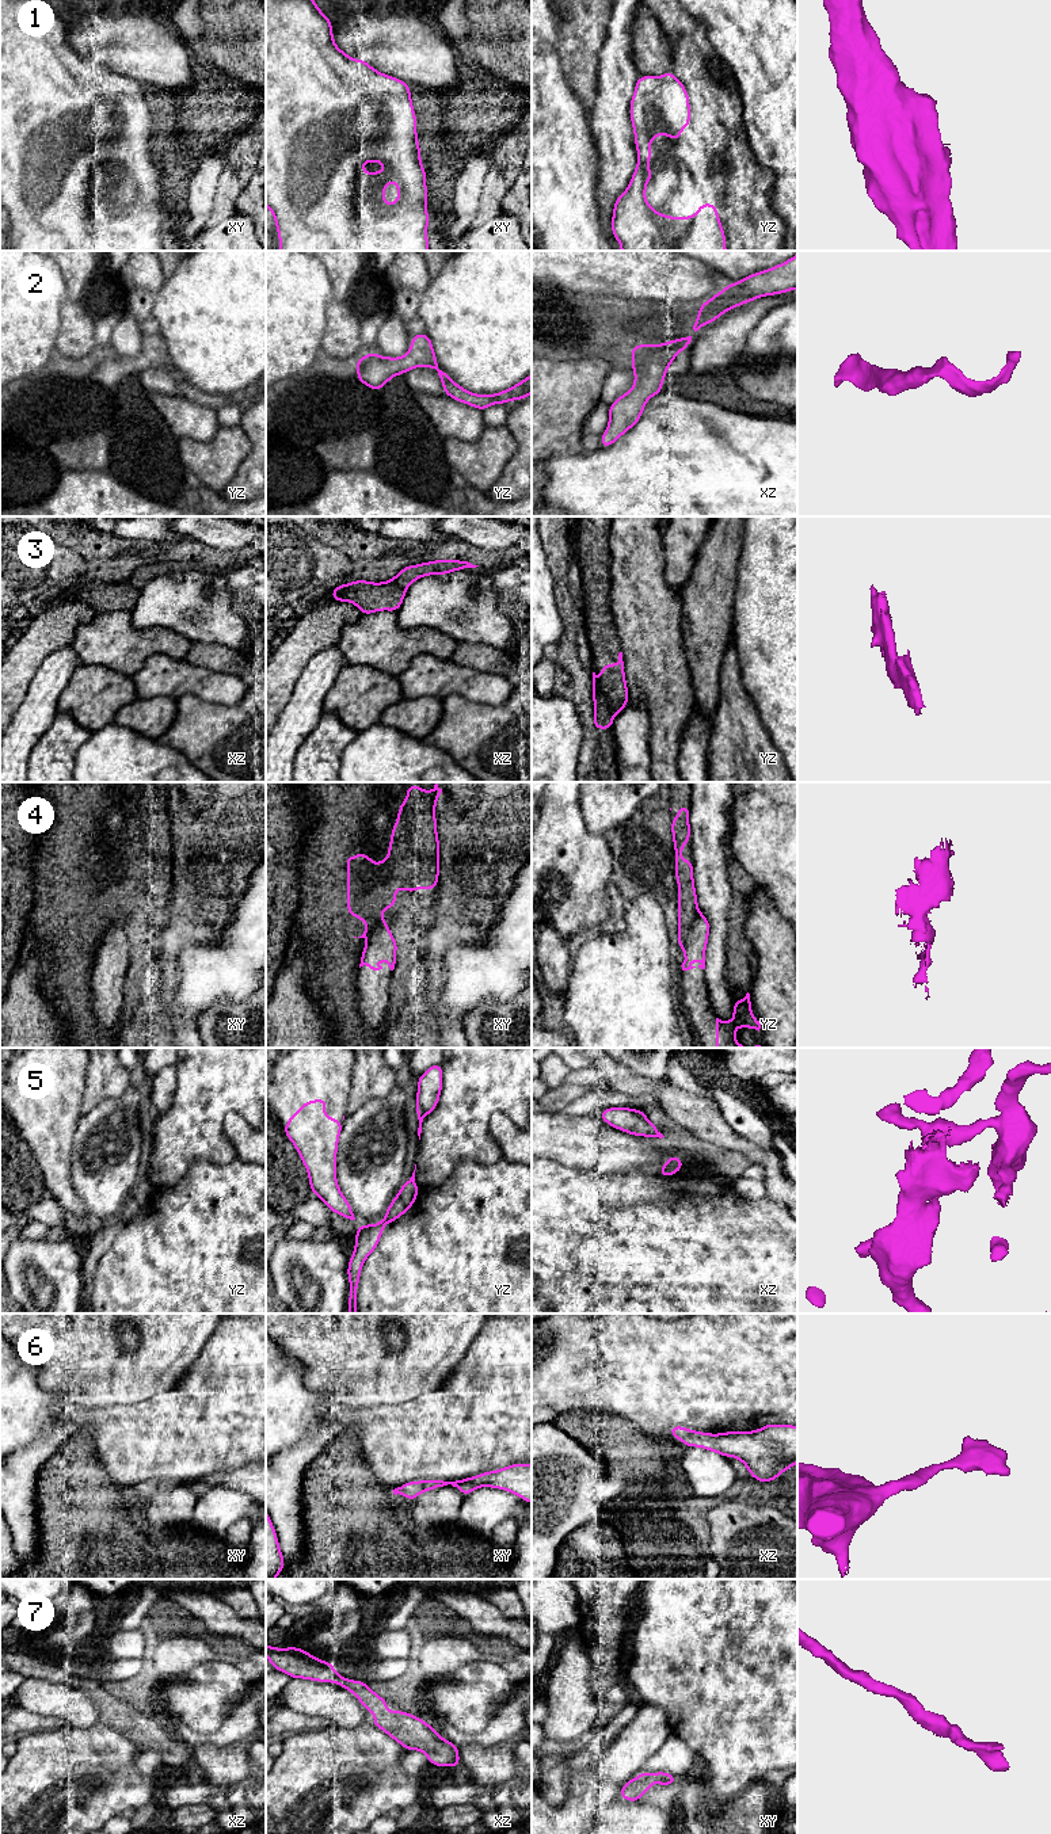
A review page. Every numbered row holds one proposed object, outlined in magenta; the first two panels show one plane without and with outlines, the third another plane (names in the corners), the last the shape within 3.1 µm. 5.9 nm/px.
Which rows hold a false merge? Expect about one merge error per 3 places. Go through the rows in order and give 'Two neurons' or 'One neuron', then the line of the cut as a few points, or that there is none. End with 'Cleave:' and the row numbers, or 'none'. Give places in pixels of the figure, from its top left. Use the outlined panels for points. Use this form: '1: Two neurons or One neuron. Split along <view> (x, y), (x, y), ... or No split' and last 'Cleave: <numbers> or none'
1: One neuron. No split
2: One neuron. No split
3: Two neurons. Split along yz (597, 678), (612, 716)
4: Two neurons. Split along yz (699, 911), (688, 931), (684, 949)
5: Two neurons. Split along xz (663, 1166), (676, 1171)
6: One neuron. No split
7: One neuron. No split
Cleave: 3, 4, 5

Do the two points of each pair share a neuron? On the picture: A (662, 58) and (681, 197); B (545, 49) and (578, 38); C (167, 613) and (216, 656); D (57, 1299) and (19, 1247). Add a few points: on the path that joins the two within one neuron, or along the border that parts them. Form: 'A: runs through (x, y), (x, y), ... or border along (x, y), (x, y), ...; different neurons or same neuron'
A: border along (673, 49), (673, 67), (670, 69); different neurons
B: border along (553, 14), (558, 22), (558, 56), (566, 76); different neurons
C: border along (191, 641), (220, 643), (231, 648); different neurons
D: runs through (49, 1287), (26, 1259); same neuron

